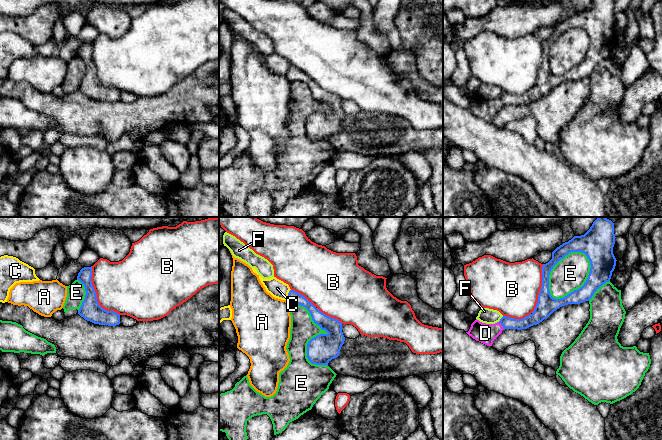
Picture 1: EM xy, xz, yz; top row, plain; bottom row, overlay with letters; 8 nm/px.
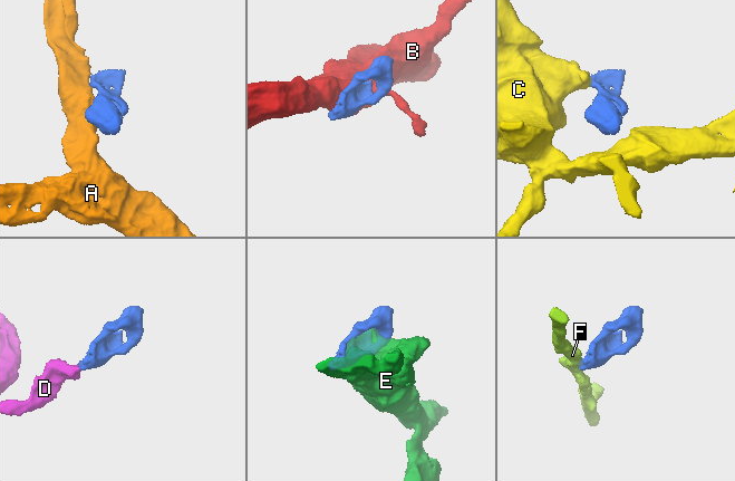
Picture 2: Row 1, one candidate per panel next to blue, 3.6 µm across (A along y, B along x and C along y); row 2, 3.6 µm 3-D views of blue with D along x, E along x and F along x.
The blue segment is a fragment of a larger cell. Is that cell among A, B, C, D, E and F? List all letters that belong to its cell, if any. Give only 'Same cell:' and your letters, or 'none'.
Same cell: D

